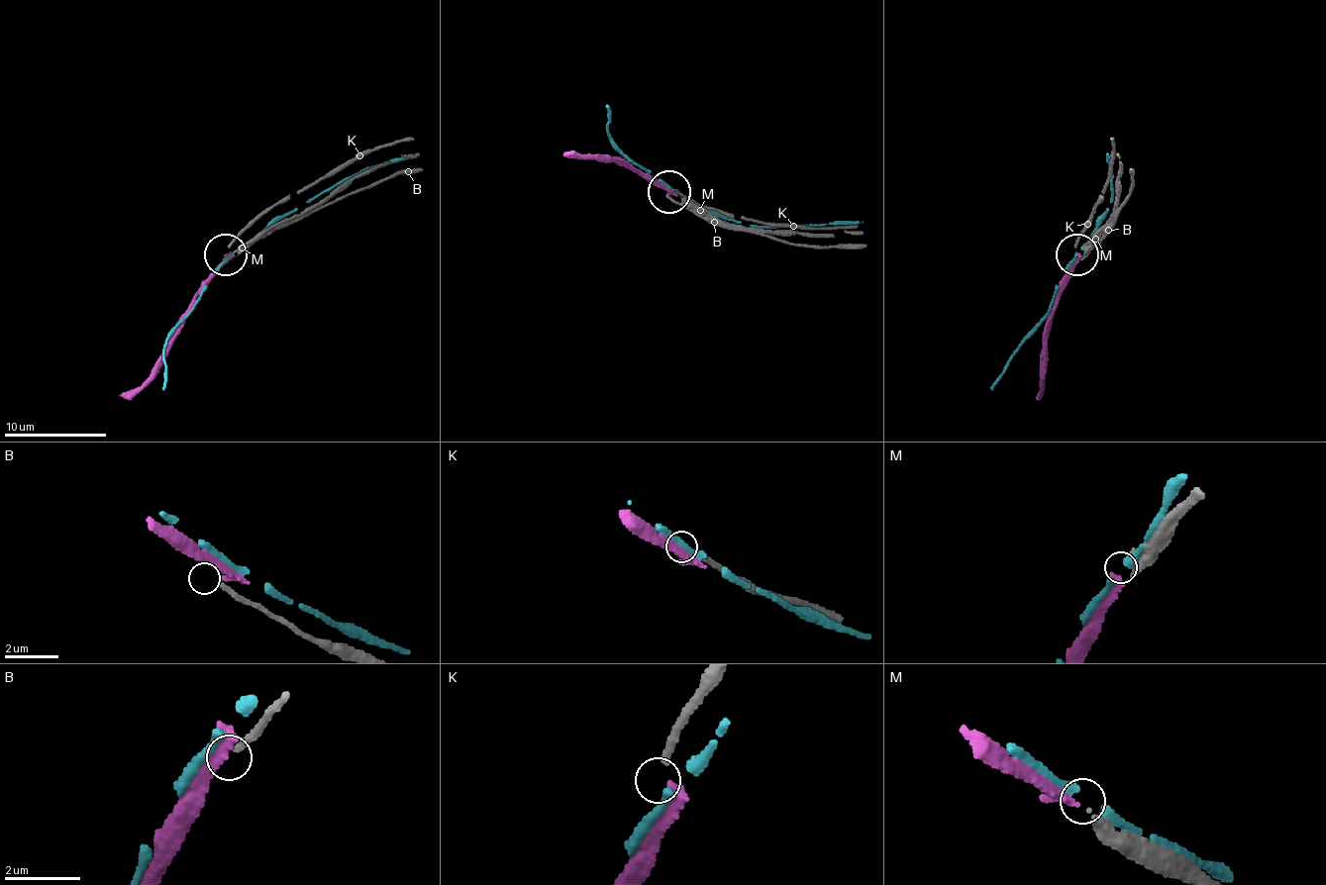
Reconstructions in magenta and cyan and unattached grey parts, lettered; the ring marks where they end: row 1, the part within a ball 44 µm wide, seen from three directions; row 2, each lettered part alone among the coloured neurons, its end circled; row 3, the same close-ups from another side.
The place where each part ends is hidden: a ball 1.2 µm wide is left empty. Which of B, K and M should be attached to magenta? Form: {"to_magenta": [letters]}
{"to_magenta": ["M"]}

